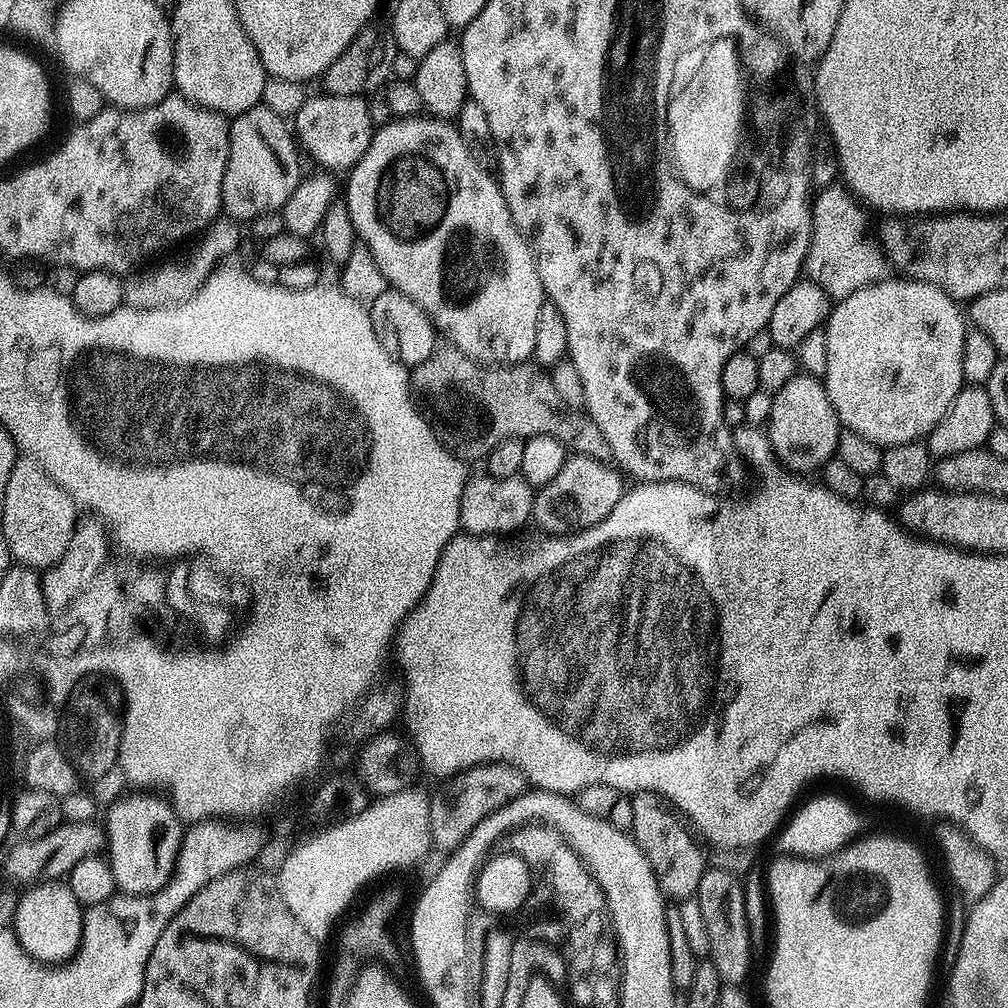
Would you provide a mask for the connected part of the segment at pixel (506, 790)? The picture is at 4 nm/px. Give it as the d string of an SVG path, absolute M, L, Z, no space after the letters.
M475 764L465 772L457 772L445 784L448 785L430 796L430 834L437 849L451 850L463 842L486 814L494 814L494 810L524 793L526 777L522 770L509 764Z

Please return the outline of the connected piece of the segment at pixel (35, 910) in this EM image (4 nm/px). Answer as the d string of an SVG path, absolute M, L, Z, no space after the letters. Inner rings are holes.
M41 882L29 887L25 892L28 893L17 899L14 917L14 931L22 950L26 950L26 954L30 954L42 964L59 966L71 960L80 948L80 939L84 929L85 909L78 902L78 898L74 898L74 894L69 890L67 883L64 882Z

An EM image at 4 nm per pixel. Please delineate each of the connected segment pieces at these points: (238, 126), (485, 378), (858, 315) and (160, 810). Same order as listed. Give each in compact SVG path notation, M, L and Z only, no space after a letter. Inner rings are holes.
M263 106L251 108L235 117L230 124L230 154L226 162L226 174L222 178L223 215L237 222L251 222L267 212L280 212L301 182L300 160L302 156L293 129L285 117Z
M451 346L437 347L436 351L430 354L430 358L426 358L426 362L415 365L410 372L410 391L418 401L418 407L424 413L427 424L432 427L434 434L448 448L449 452L455 454L459 460L471 462L471 460L483 461L487 457L490 450L494 450L494 446L498 446L498 442L509 440L510 438L518 438L519 440L529 440L531 436L549 436L550 438L558 438L558 442L562 442L565 448L571 450L575 455L585 456L586 458L594 458L603 464L612 460L612 451L610 450L610 442L606 442L606 438L602 435L602 430L598 430L598 426L583 411L568 408L566 402L562 402L562 398L558 398L558 394L554 391L554 382L551 375L545 369L541 368L535 362L525 362L523 364L506 364L503 366L489 366L480 363L479 360L471 360L465 352L459 352Z
M887 278L878 284L856 290L844 299L837 299L834 307L828 313L824 328L826 334L826 374L822 379L830 402L836 411L836 417L839 418L841 425L847 431L862 434L862 438L870 438L870 442L880 445L881 449L915 440L923 441L932 433L934 426L938 426L938 422L942 422L950 402L954 402L960 389L965 387L964 375L962 374L962 342L966 331L966 316L961 305L950 299L942 290L924 284L921 280L895 279Z
M140 790L133 792L133 796L124 796L121 800L114 801L108 808L108 817L103 817L106 859L114 870L117 889L123 895L145 896L166 886L176 865L184 828L167 799Z

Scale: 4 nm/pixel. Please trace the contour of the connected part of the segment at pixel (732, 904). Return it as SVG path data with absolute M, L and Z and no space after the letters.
M715 866L709 867L698 882L694 899L702 906L702 919L706 922L706 934L710 934L708 956L718 970L721 981L728 986L743 985L752 968L754 949L746 918L746 898L741 877Z

